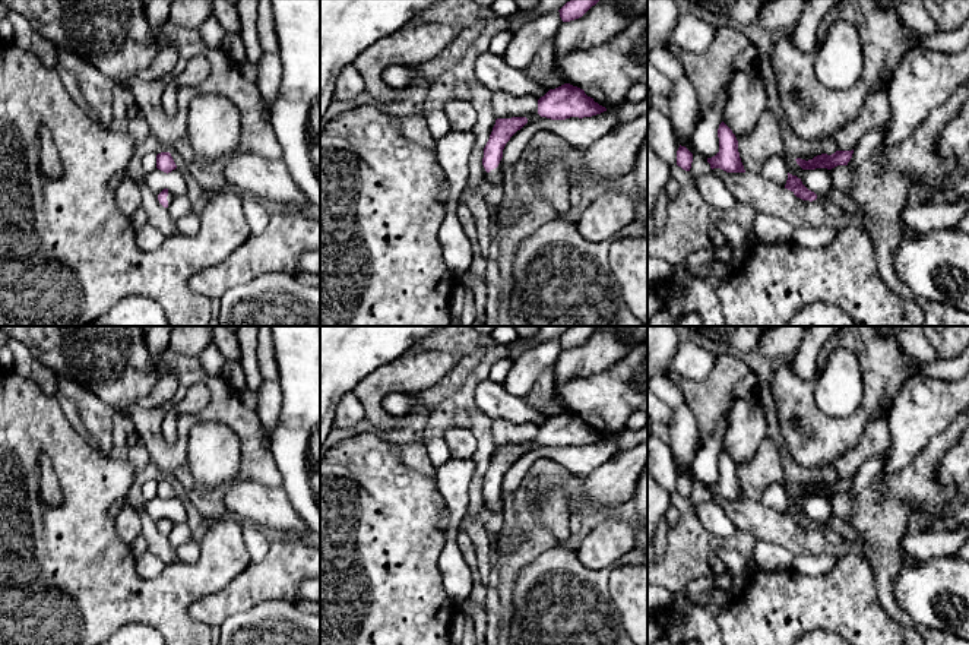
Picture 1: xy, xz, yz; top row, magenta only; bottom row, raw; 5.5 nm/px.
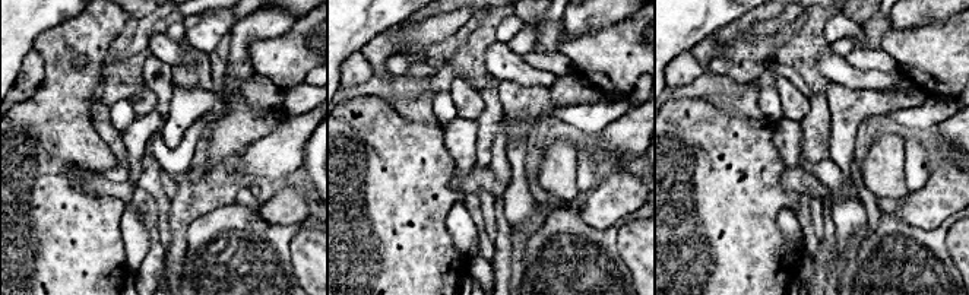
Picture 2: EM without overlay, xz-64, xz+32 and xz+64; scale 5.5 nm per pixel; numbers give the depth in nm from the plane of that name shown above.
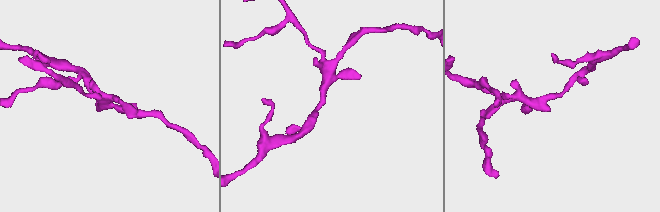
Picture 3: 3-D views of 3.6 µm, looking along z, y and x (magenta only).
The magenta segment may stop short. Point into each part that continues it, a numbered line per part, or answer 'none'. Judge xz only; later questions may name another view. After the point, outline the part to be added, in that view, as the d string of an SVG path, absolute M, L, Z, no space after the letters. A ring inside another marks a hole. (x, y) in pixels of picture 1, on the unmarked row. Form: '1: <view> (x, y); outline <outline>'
1: xz (494, 503); outline M500 489L498 494L491 497L488 500L488 505L487 508L491 510L491 512L503 512L503 489Z

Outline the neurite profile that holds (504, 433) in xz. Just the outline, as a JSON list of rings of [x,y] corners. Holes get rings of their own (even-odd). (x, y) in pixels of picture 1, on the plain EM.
[[[491,420],[491,433],[495,446],[526,445],[528,450],[538,448],[538,426],[514,424],[507,420]]]

